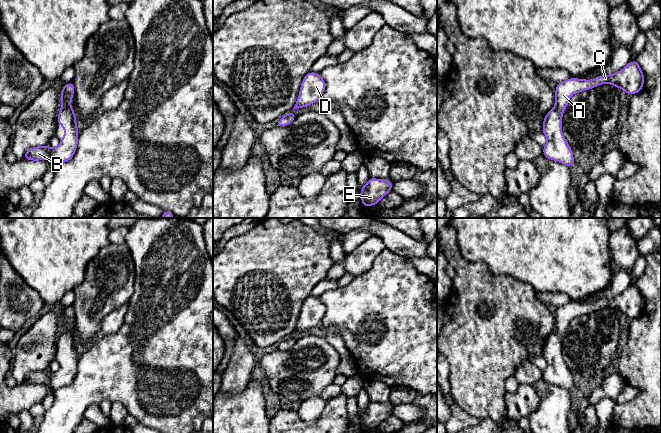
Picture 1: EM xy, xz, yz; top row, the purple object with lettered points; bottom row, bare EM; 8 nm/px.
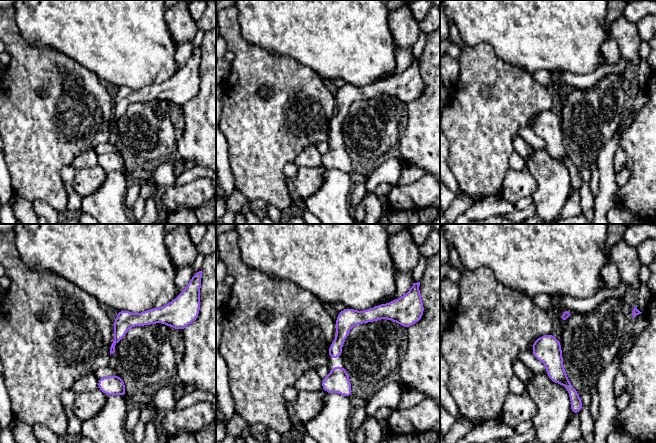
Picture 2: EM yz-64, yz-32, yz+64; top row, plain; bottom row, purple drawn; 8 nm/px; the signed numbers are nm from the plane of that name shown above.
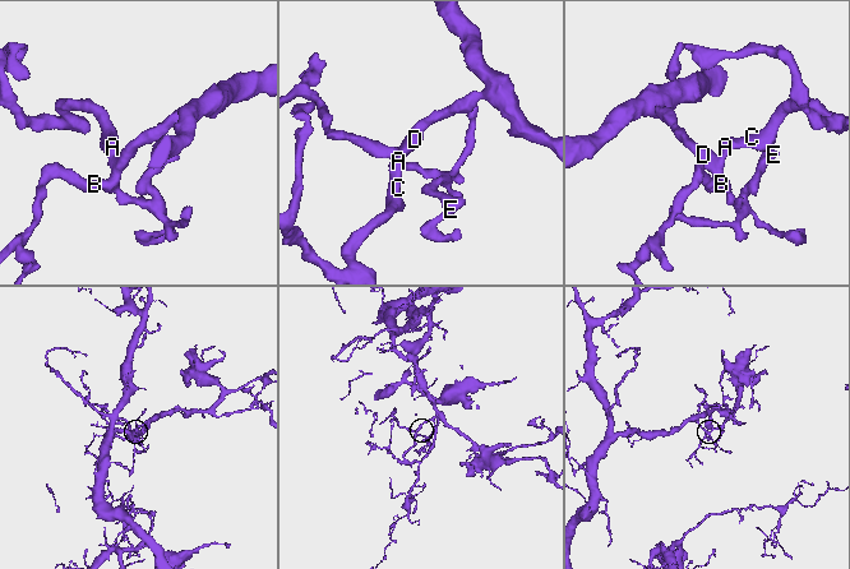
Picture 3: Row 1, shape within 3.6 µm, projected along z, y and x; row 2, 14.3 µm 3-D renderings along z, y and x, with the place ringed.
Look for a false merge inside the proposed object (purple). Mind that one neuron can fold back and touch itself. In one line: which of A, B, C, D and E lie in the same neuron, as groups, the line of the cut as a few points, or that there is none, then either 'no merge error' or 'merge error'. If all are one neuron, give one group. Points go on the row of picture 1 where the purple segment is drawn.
groups A B C D E; cut none; no merge error

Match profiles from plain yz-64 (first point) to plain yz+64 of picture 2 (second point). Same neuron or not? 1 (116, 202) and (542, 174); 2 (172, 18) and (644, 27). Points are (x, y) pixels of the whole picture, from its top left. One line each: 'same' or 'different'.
1: same
2: different

